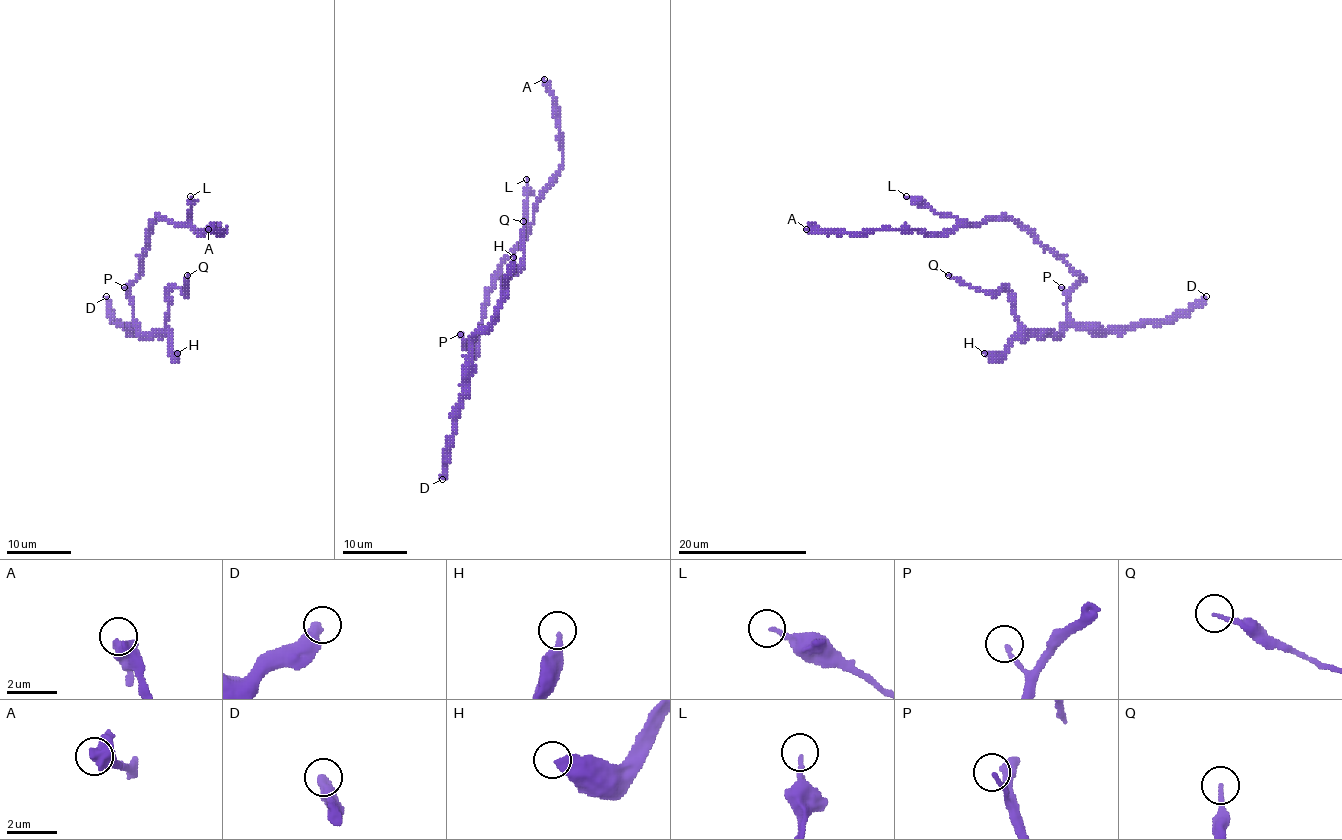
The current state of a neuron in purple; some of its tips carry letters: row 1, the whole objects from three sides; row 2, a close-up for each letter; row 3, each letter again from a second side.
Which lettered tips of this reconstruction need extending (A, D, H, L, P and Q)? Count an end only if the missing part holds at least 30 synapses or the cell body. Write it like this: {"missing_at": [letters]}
{"missing_at": ["H"]}

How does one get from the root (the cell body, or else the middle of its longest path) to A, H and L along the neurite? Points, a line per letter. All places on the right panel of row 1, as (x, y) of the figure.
A: (1043, 246), (1013, 219), (985, 219), (977, 224), (961, 225), (948, 234), (892, 229), (825, 234), (806, 229)
H: (1043, 246), (1051, 248), (1082, 279), (1069, 295), (1066, 325), (1058, 334), (1022, 334), (1000, 355), (984, 353)
L: (1043, 246), (1013, 219), (959, 222), (906, 196)

